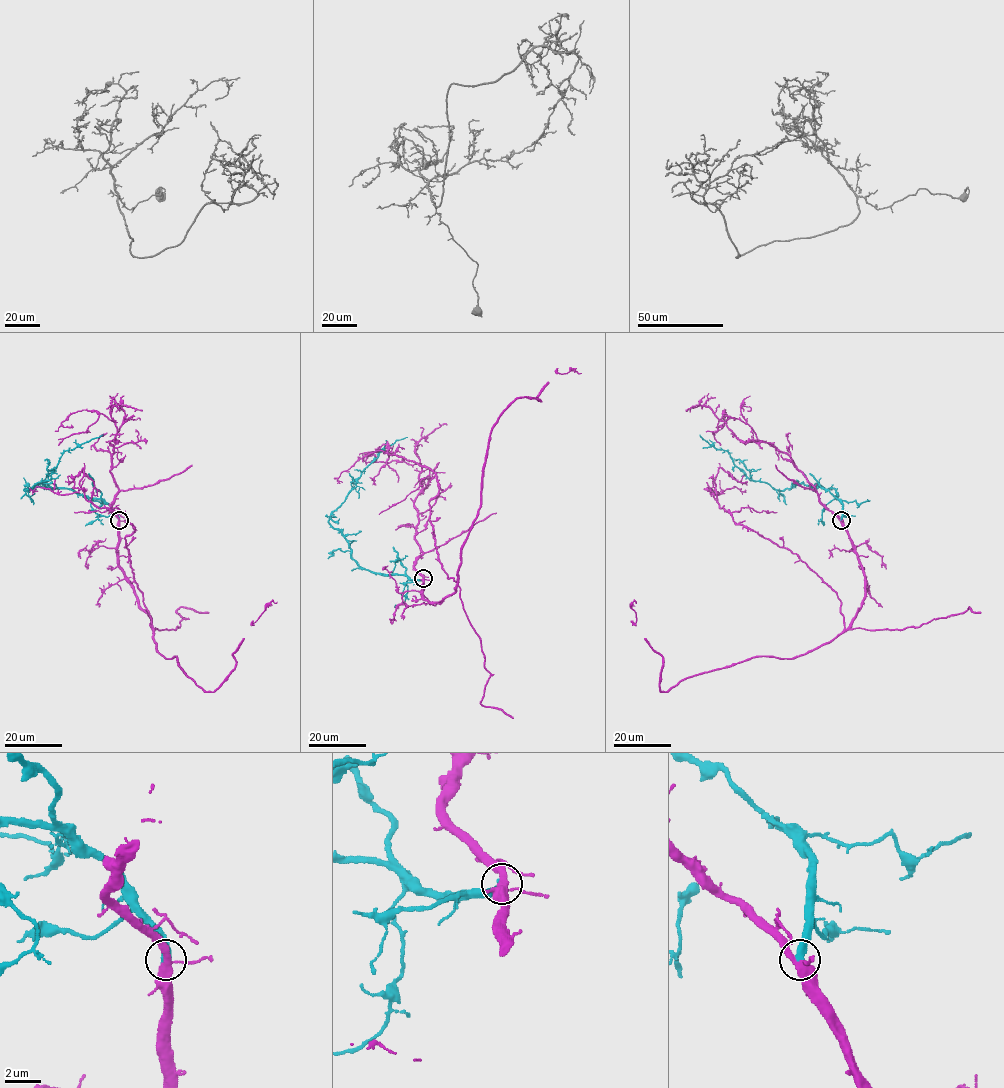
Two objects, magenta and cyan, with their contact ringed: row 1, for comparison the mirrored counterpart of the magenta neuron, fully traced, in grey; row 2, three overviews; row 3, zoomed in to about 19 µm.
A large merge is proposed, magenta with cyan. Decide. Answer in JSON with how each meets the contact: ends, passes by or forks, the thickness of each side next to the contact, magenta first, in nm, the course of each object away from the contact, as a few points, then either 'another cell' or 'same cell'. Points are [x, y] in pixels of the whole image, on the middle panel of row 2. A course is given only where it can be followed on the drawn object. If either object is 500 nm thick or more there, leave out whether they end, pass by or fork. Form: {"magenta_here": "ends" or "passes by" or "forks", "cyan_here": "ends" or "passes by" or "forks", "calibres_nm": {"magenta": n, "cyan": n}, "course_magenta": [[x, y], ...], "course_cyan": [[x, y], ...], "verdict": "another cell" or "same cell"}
{"magenta_here": "forks", "cyan_here": "ends", "calibres_nm": {"magenta": 400, "cyan": 480}, "course_magenta": [[423, 578], [428, 602], [455, 590], [497, 418], [516, 399], [539, 400], [556, 373], [581, 373]], "course_cyan": [[423, 578], [362, 569], [351, 557], [345, 537], [329, 522], [364, 469], [383, 449], [407, 437]], "verdict": "same cell"}

